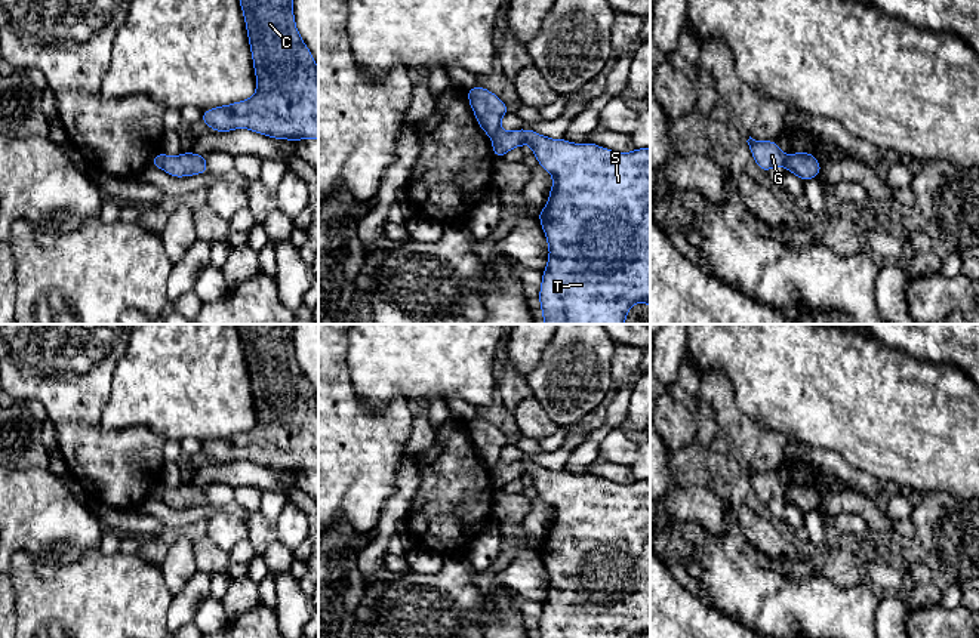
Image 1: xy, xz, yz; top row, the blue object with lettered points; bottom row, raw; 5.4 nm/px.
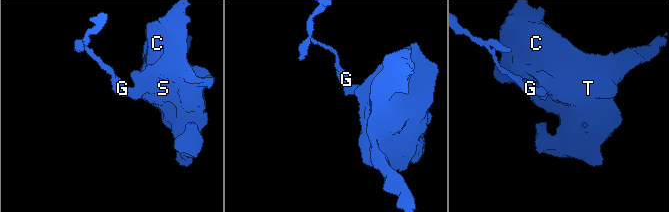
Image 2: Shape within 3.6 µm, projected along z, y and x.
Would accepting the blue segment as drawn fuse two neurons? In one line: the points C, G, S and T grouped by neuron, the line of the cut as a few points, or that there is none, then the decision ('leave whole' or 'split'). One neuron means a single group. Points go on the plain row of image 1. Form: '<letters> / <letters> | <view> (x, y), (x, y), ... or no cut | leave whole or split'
C S T / G | xy (165, 487), (162, 499) | split

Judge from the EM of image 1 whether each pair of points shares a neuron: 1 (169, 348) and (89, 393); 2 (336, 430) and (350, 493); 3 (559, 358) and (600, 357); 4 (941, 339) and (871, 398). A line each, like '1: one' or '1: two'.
1: two
2: one
3: one
4: two

